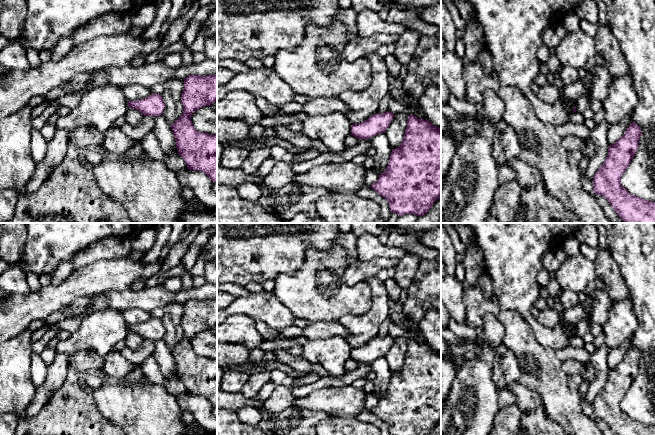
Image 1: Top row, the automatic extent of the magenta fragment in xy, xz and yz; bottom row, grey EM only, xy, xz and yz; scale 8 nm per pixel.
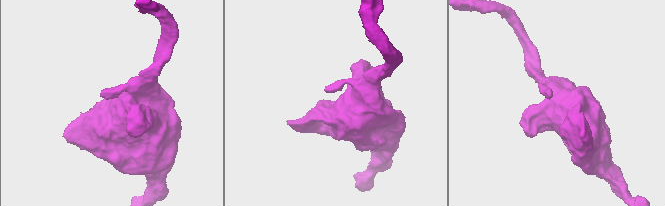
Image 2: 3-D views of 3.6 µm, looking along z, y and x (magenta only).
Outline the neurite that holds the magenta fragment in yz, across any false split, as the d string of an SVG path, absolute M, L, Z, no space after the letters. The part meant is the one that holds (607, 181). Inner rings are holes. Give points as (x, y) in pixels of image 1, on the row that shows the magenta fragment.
M632 122L623 136L609 146L606 160L593 177L594 193L605 197L624 223L655 223L655 202L634 196L621 185L621 177L638 150L641 135L638 124Z

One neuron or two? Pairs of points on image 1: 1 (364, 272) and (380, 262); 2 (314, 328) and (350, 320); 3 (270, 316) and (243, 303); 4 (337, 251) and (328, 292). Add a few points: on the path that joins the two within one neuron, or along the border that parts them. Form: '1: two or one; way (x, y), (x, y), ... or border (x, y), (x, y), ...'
1: one; way (368, 268), (376, 264)
2: two; border (338, 321), (348, 332), (346, 339)
3: one; way (263, 310), (256, 305), (250, 304)
4: one; way (335, 261), (328, 270), (328, 282)

